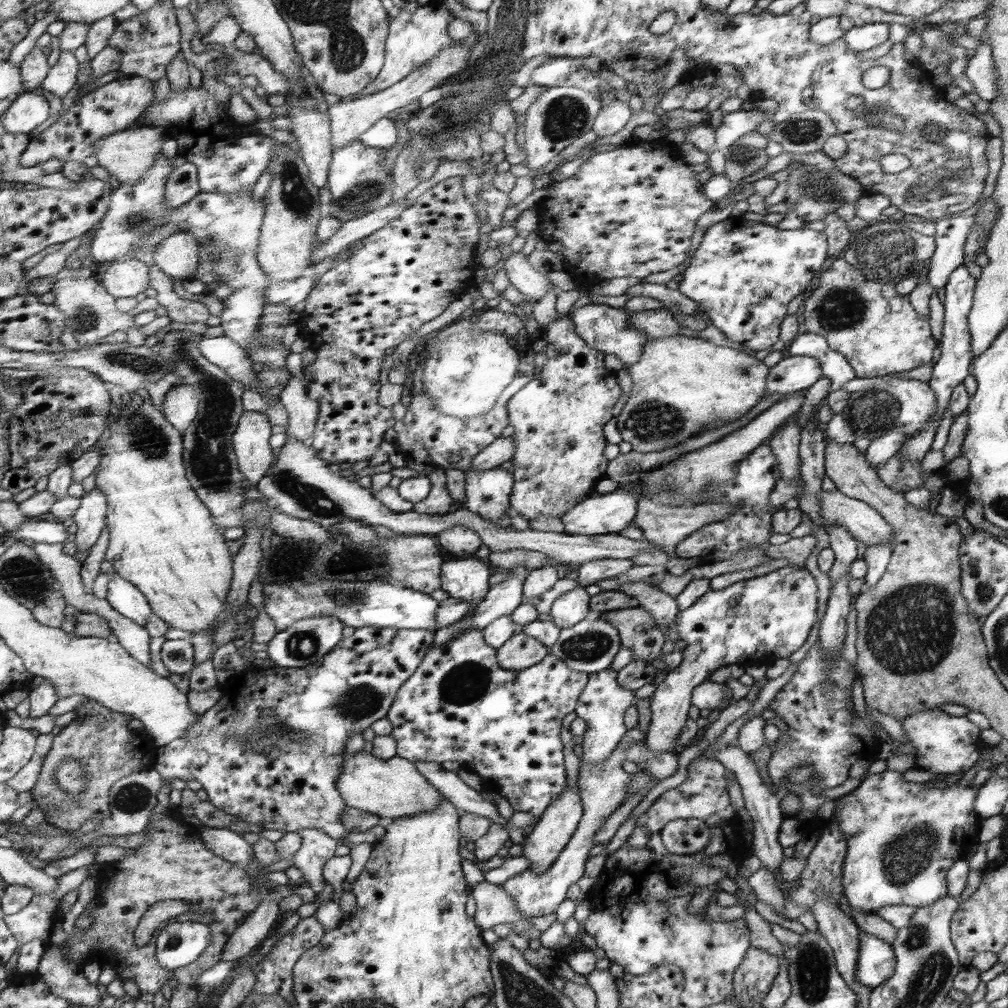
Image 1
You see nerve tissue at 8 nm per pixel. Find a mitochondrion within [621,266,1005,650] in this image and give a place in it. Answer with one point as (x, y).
(842, 307)

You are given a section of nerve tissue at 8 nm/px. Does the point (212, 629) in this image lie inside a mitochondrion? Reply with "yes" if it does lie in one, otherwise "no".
no

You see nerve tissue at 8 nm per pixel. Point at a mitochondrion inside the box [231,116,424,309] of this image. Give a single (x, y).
(294, 194)

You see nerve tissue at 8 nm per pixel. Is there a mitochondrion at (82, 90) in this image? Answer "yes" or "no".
no

